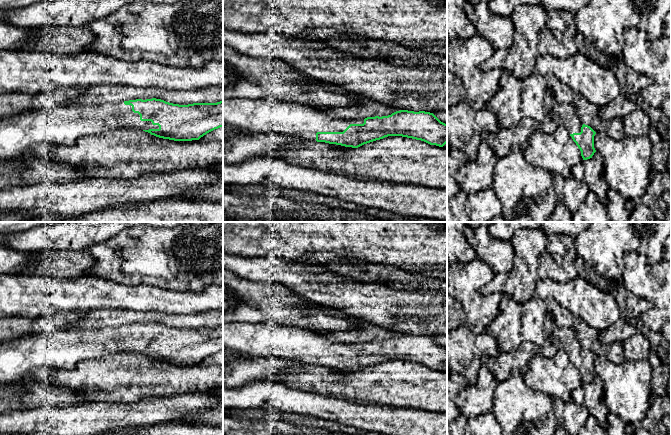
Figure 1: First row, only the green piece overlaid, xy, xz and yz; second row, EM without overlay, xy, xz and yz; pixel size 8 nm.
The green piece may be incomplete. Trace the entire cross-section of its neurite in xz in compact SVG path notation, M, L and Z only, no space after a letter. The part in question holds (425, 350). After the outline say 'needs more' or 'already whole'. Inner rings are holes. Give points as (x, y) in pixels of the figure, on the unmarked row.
M270 320L262 324L223 323L223 350L233 354L249 355L253 358L276 357L352 372L358 372L388 360L412 362L439 371L447 367L447 348L441 346L430 336L400 334L382 341L342 343L331 341L326 336L310 329L282 325Z; needs more

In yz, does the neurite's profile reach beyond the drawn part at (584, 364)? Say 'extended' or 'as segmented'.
extended

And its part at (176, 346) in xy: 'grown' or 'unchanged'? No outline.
grown

